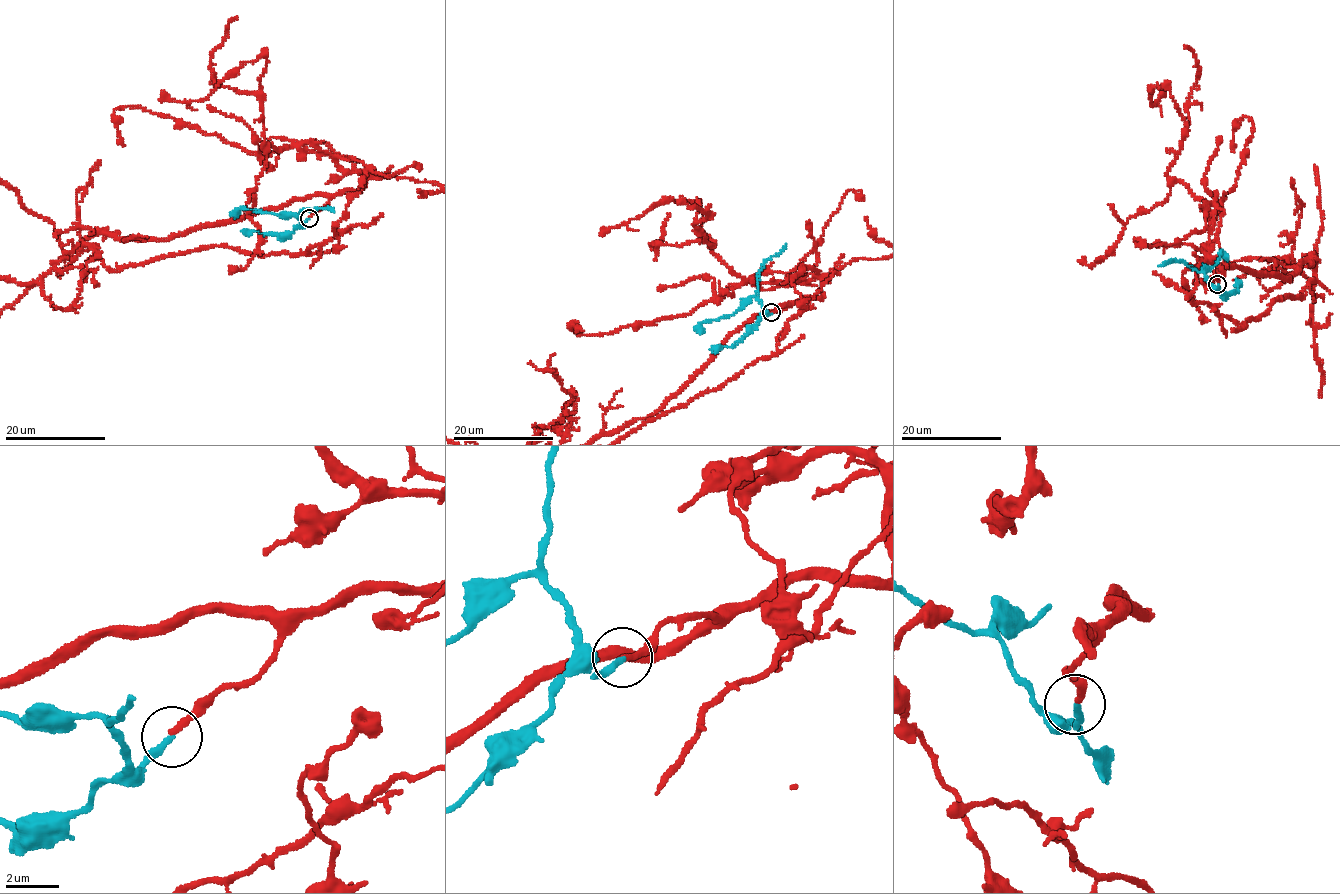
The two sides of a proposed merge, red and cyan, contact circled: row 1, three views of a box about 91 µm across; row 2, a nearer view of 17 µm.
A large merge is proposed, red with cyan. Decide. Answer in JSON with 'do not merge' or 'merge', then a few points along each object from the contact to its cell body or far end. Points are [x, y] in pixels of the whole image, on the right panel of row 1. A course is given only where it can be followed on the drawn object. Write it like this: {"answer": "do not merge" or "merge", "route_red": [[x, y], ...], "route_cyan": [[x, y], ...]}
{"answer": "merge", "route_cyan": [[1218, 284], [1213, 286], [1201, 268], [1215, 265], [1219, 251], [1226, 260]]}

